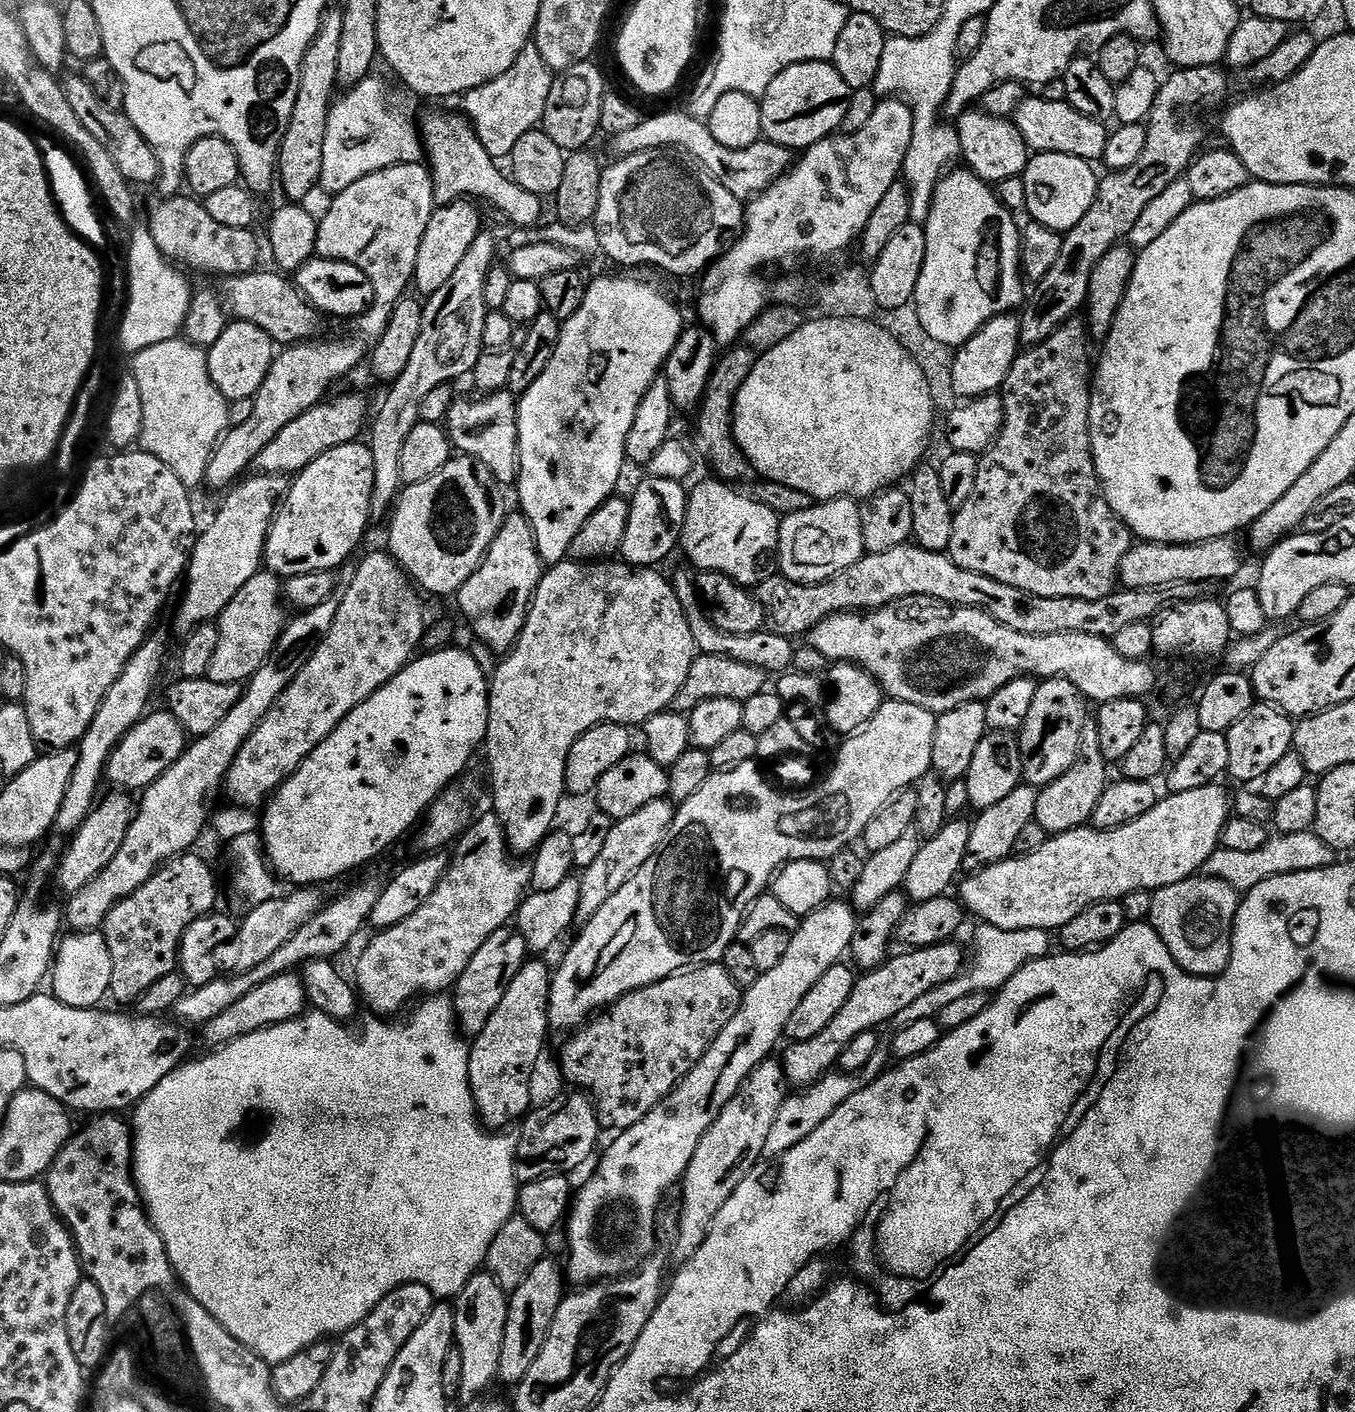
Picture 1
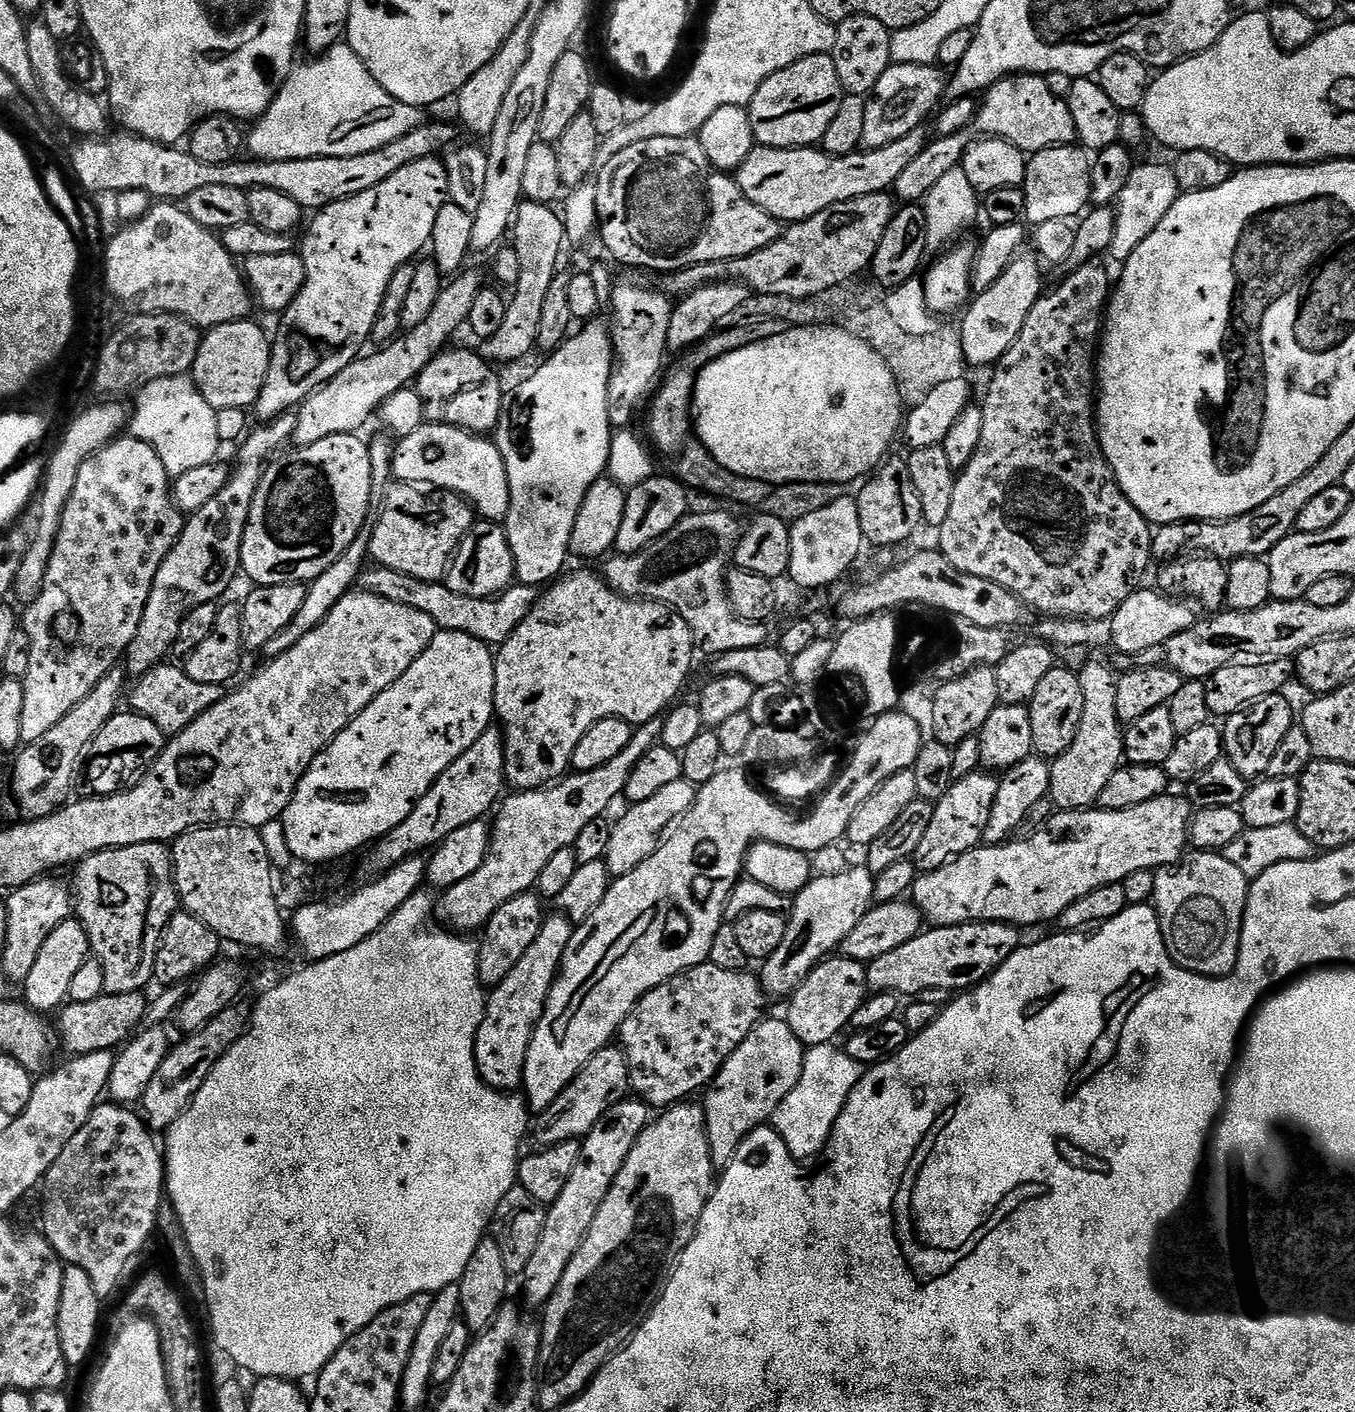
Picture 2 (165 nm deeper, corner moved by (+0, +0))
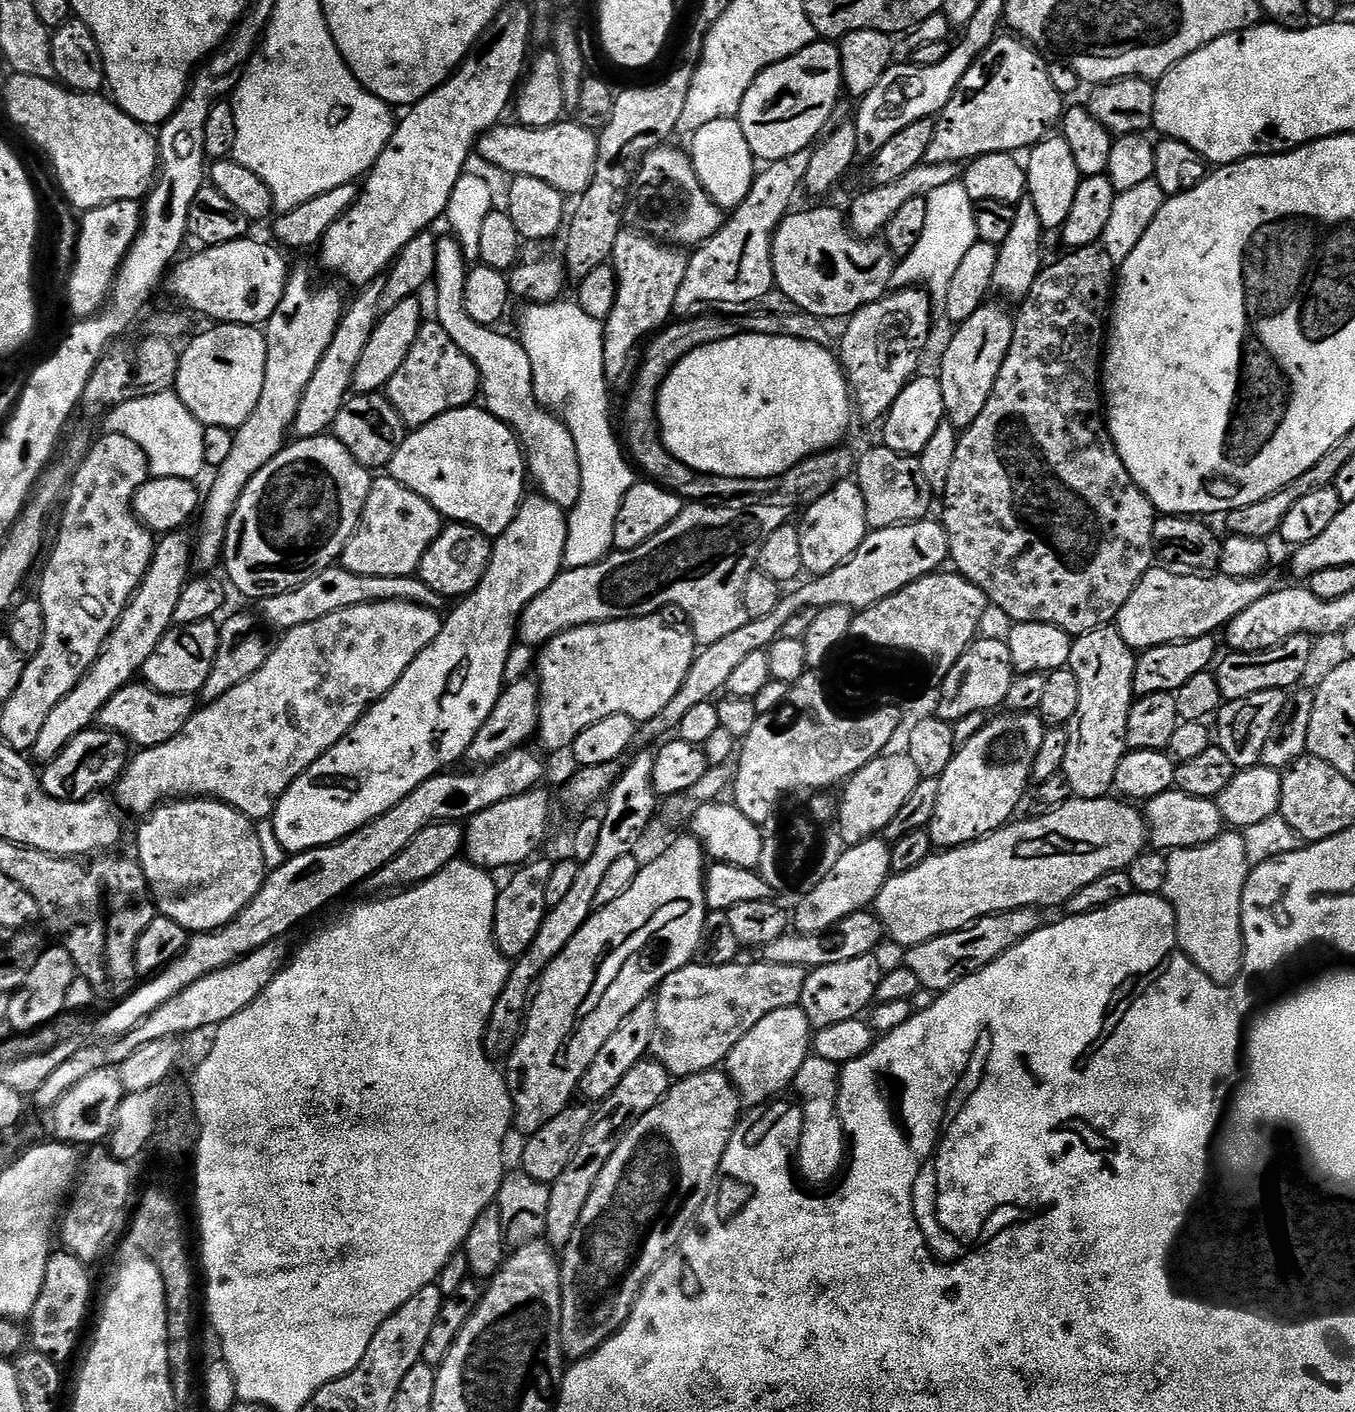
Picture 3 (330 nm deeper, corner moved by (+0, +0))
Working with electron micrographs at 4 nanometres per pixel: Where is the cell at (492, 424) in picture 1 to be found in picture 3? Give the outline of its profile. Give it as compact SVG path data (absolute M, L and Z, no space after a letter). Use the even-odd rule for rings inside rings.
M425 322L418 330L418 338L414 338L414 346L410 346L410 354L406 354L406 362L402 362L398 374L390 378L386 389L388 401L398 410L405 429L411 430L426 426L426 422L434 422L442 414L450 410L467 408L481 395L481 380L476 364L457 343L450 338L449 334L437 322Z

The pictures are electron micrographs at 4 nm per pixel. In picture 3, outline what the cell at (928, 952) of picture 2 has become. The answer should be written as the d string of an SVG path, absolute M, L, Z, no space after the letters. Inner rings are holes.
M1015 908L1009 912L997 912L995 916L984 916L975 924L959 928L957 932L947 932L933 940L916 944L903 953L903 967L914 970L921 989L929 988L932 994L939 994L954 985L971 972L993 964L998 957L1006 954L1018 942L1042 927L1041 913L1035 908Z

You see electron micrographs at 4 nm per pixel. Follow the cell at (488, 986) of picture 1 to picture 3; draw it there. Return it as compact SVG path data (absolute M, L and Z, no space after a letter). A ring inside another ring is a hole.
M533 858L527 864L517 867L512 876L496 893L494 906L494 938L502 955L515 962L530 950L530 942L538 938L538 930L542 930L542 922L548 913L546 902L546 882L550 882L553 861Z

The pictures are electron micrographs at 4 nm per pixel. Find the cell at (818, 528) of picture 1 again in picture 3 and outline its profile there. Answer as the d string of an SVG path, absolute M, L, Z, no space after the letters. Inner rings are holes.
M851 479L836 484L828 494L807 505L803 511L804 521L798 524L802 538L802 566L804 572L813 577L824 576L830 570L842 566L842 562L856 553L870 531L862 490Z

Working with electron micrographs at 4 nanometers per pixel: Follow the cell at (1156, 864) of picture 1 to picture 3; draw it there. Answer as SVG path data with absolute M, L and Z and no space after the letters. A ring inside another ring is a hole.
M1073 798L1054 810L1054 814L1046 814L1046 818L1009 822L981 840L959 844L957 848L933 851L933 856L918 861L901 876L889 876L874 901L875 914L887 939L892 939L894 943L901 944L901 949L907 950L947 932L969 927L982 917L995 916L997 912L1009 912L1015 908L1045 910L1055 904L1064 906L1070 897L1082 890L1082 886L1090 886L1094 878L1127 870L1130 862L1134 862L1134 858L1138 858L1146 848L1144 817L1139 807L1120 798L1112 799Z

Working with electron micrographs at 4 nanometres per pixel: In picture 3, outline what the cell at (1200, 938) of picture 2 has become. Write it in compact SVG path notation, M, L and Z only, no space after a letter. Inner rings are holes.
M1225 830L1218 838L1197 848L1177 848L1167 853L1166 886L1162 893L1174 910L1176 919L1176 942L1191 962L1206 978L1216 984L1231 985L1240 977L1244 965L1244 935L1240 925L1242 894L1248 881L1250 865L1246 854L1244 837L1239 831Z

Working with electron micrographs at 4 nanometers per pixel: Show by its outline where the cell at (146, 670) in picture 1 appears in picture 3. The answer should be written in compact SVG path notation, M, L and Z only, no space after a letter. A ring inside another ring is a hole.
M304 268L297 272L295 269L289 275L282 302L278 302L278 310L270 314L268 323L262 328L266 342L266 379L262 382L262 398L258 398L254 414L246 418L241 428L235 429L234 446L226 462L215 469L213 476L216 477L208 492L206 488L202 500L202 511L198 516L201 534L194 540L194 560L197 565L200 563L204 567L201 569L212 570L215 564L217 567L221 563L228 523L238 506L238 498L242 498L242 490L250 486L250 478L254 478L254 474L258 474L266 462L270 462L286 447L298 406L306 394L306 386L310 386L310 378L314 378L314 370L318 370L318 362L322 362L345 311L346 299L338 289L319 288Z

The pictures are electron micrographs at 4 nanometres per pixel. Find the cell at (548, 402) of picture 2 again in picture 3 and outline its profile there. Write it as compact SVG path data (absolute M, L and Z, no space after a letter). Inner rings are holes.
M541 494L525 495L514 522L506 526L502 535L495 537L492 546L492 561L488 564L482 582L449 616L443 617L438 638L398 678L398 682L379 702L365 712L354 727L338 743L330 746L318 762L314 762L280 796L276 811L270 817L274 834L285 853L295 854L311 848L321 848L346 839L351 832L357 832L374 818L386 814L410 790L418 790L422 782L432 776L451 769L455 760L464 760L474 734L482 722L490 718L494 702L498 702L504 690L508 659L512 656L512 643L517 643L516 625L524 608L564 568L564 551L568 537L568 517L565 509Z

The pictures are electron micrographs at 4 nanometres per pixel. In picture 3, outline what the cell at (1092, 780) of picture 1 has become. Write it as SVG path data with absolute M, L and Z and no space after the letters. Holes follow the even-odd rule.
M1105 626L1075 637L1072 641L1068 667L1074 678L1078 678L1078 710L1074 710L1074 718L1068 721L1066 731L1066 758L1062 775L1070 786L1073 797L1078 800L1102 800L1113 791L1118 764L1129 751L1126 742L1126 722L1130 718L1134 693L1134 666L1137 653L1126 642L1122 642L1120 633L1115 627Z

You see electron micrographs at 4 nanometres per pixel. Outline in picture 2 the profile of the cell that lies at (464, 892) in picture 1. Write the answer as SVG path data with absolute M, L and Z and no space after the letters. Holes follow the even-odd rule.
M660 718L639 725L632 733L630 746L618 758L606 762L606 766L598 766L598 770L573 771L549 787L516 790L511 793L513 796L505 795L499 801L496 821L493 819L490 824L492 841L482 866L470 878L462 878L462 882L443 889L444 897L438 900L438 916L449 924L445 925L464 934L479 933L498 906L510 902L510 898L518 898L518 894L533 891L546 862L558 850L572 847L584 827L601 819L607 813L604 811L623 797L634 766L642 762L651 748L657 747L663 725Z

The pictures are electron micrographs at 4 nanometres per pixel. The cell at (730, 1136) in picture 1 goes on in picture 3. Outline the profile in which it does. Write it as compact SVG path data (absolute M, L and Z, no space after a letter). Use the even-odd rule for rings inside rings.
M799 1007L774 1010L774 1014L766 1014L754 1030L750 1030L730 1050L726 1061L726 1071L736 1093L745 1105L769 1103L779 1097L784 1087L795 1081L798 1070L802 1070L802 1062L810 1055L810 1037L814 1029L806 1018L806 1014Z

